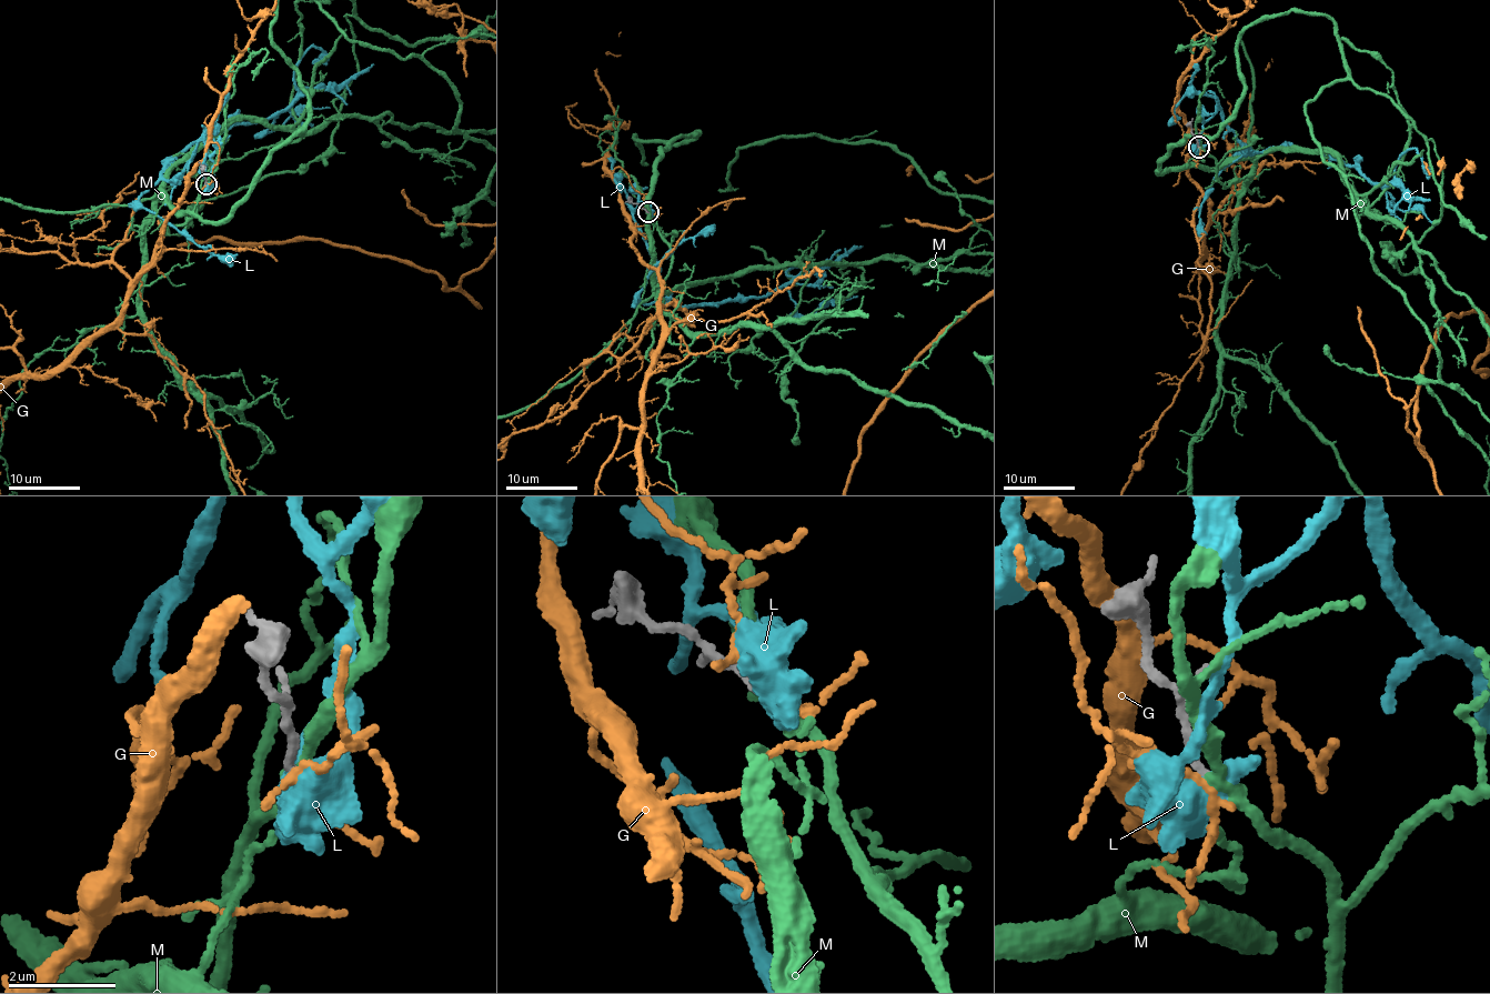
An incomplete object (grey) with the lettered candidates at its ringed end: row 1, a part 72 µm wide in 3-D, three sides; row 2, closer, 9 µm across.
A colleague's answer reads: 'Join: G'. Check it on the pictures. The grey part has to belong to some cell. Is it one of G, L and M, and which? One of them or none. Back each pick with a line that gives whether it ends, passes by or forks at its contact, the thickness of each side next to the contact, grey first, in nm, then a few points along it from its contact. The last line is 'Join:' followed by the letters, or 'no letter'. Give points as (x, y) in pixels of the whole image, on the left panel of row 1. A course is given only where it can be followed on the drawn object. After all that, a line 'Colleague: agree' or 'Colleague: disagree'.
M: It forks there. Thickness 130 nm (grey) against 170 nm
Join: M
Colleague: disagree

